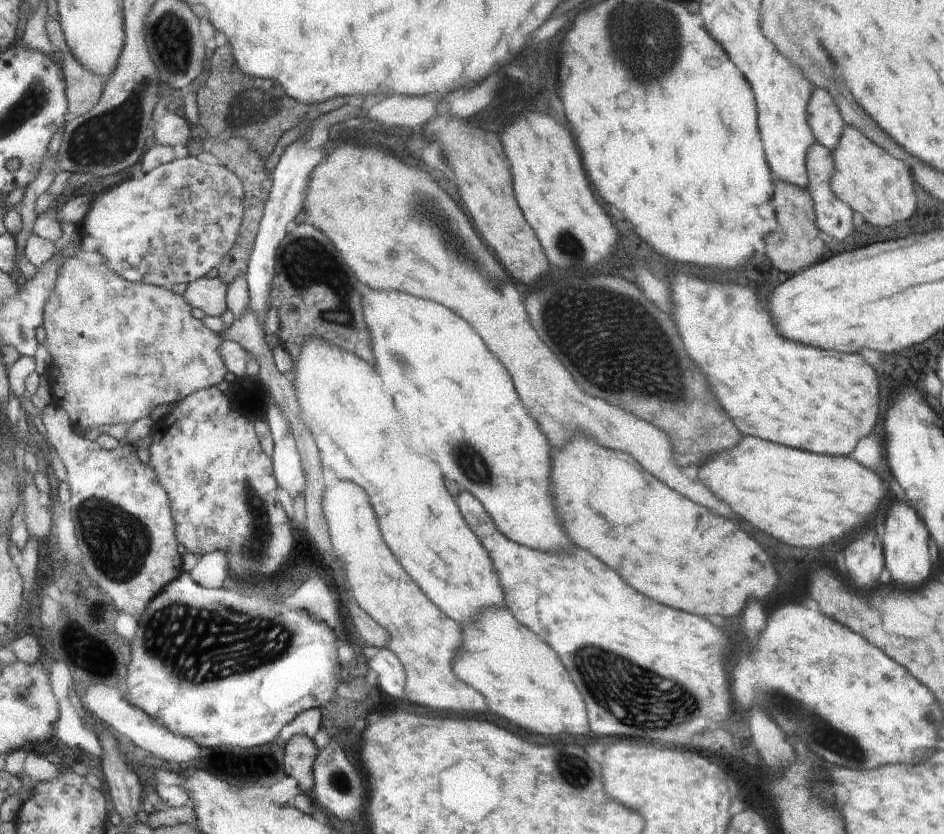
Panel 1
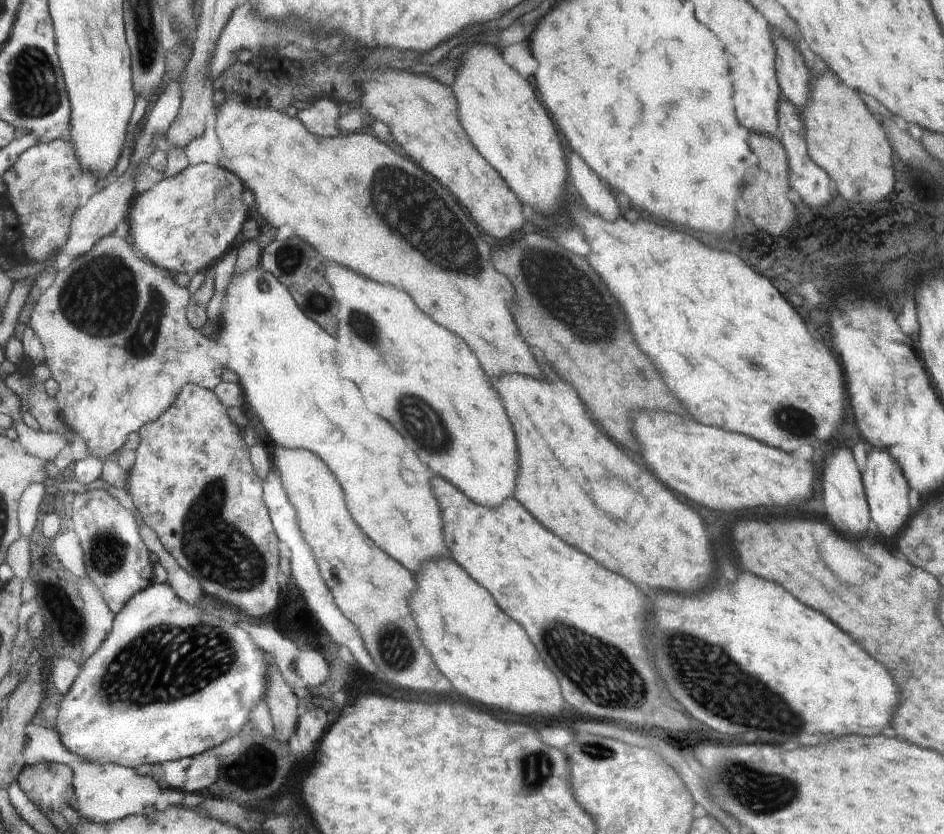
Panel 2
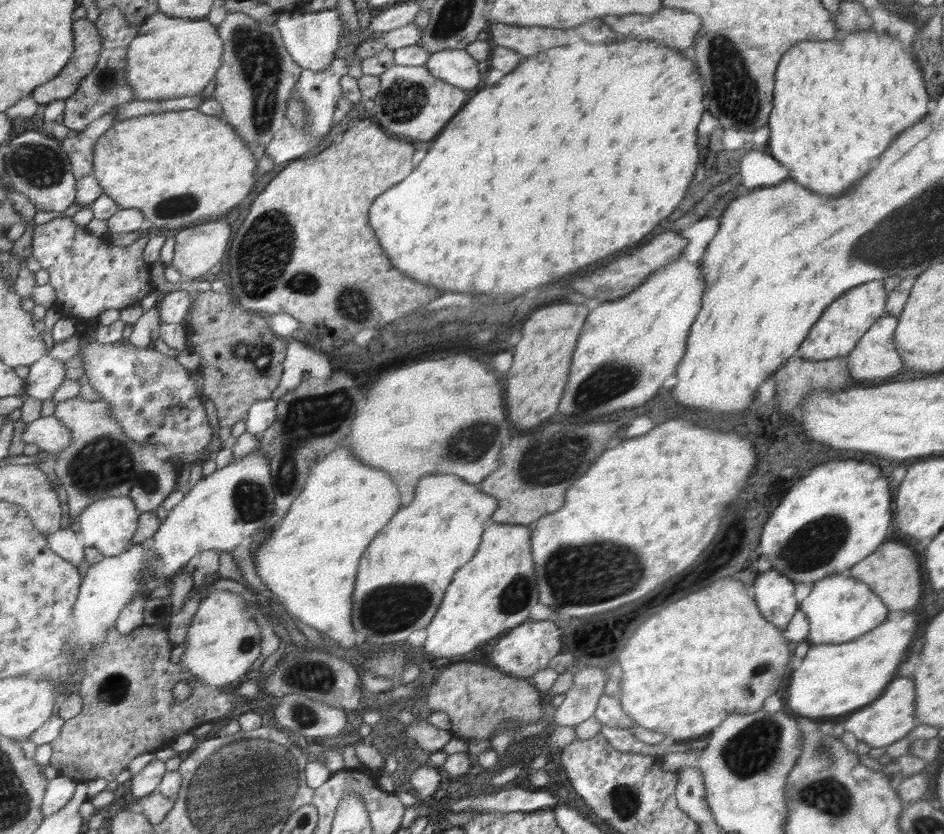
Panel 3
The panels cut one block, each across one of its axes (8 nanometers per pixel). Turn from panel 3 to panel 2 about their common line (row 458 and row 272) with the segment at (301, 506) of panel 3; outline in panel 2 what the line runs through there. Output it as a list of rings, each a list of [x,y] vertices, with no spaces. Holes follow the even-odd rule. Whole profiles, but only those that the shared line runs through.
[[[332,264],[332,270],[326,268],[324,274],[334,293],[334,302],[340,304],[340,332],[336,338],[340,340],[340,372],[344,372],[354,384],[360,384],[364,404],[368,404],[378,416],[392,420],[396,428],[404,428],[406,424],[408,430],[400,432],[404,432],[404,440],[412,444],[412,452],[416,452],[434,474],[444,476],[479,505],[500,507],[508,498],[513,498],[518,476],[516,436],[496,390],[490,386],[490,380],[464,340],[460,344],[460,338],[454,332],[438,326],[432,318],[422,314],[414,304],[414,298],[410,298],[404,289],[362,278],[358,272],[340,264]]]

